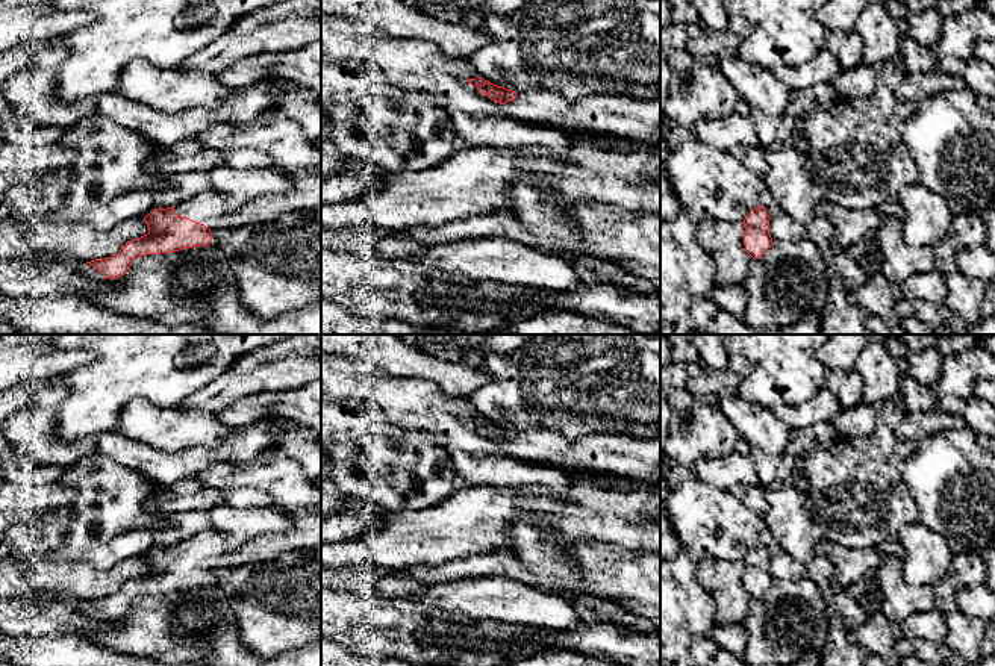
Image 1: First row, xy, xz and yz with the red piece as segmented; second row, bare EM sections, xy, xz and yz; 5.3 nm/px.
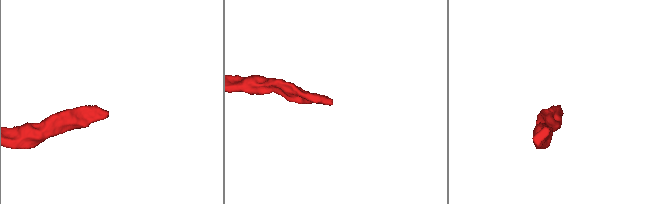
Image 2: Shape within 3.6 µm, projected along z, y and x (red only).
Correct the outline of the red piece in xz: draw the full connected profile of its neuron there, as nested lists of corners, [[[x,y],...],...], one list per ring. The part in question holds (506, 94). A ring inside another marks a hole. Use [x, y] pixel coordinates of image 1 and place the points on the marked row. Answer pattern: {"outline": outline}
{"outline": [[[479,76],[468,79],[468,83],[521,121],[568,118],[579,127],[592,132],[594,136],[588,141],[595,139],[603,150],[609,138],[629,139],[632,148],[644,150],[654,144],[660,133],[660,95],[636,98],[629,94],[594,94],[571,103],[559,92],[544,88],[527,88],[516,92]]]}

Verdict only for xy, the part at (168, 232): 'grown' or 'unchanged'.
grown

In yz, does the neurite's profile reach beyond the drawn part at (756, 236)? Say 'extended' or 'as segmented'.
extended

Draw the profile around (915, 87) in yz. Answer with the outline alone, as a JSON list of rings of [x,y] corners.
[[[934,68],[928,73],[909,73],[897,88],[897,98],[901,101],[919,103],[945,91],[962,91],[966,82],[962,77],[945,74]]]

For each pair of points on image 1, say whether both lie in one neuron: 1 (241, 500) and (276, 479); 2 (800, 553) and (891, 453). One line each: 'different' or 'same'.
1: different
2: same

